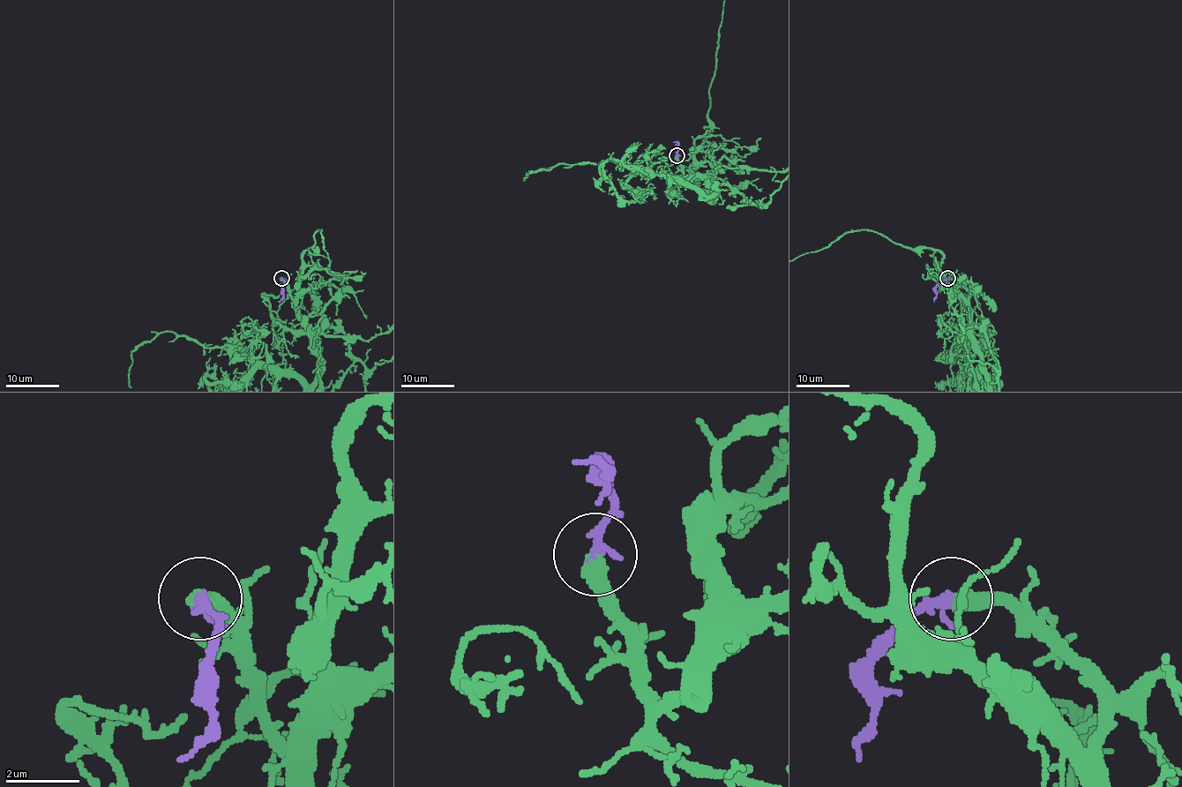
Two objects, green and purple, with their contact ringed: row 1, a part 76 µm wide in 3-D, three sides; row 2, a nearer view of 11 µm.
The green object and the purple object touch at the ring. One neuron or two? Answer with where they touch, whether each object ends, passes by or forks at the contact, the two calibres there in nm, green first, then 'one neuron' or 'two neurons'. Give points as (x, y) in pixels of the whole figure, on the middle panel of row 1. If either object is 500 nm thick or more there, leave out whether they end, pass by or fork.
(677, 155) | green ends | purple ends | 460/320 nm | one neuron

